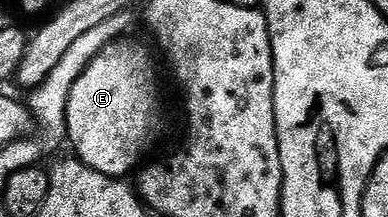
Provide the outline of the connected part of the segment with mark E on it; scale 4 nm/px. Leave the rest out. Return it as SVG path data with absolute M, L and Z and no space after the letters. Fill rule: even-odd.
M119 38L107 44L105 50L99 52L82 71L80 78L72 86L66 111L65 135L68 140L70 136L70 144L74 147L73 155L92 166L92 170L100 170L100 174L115 178L129 177L129 172L133 173L143 163L142 155L158 132L158 72L154 69L154 60L150 57L149 50L130 39Z

